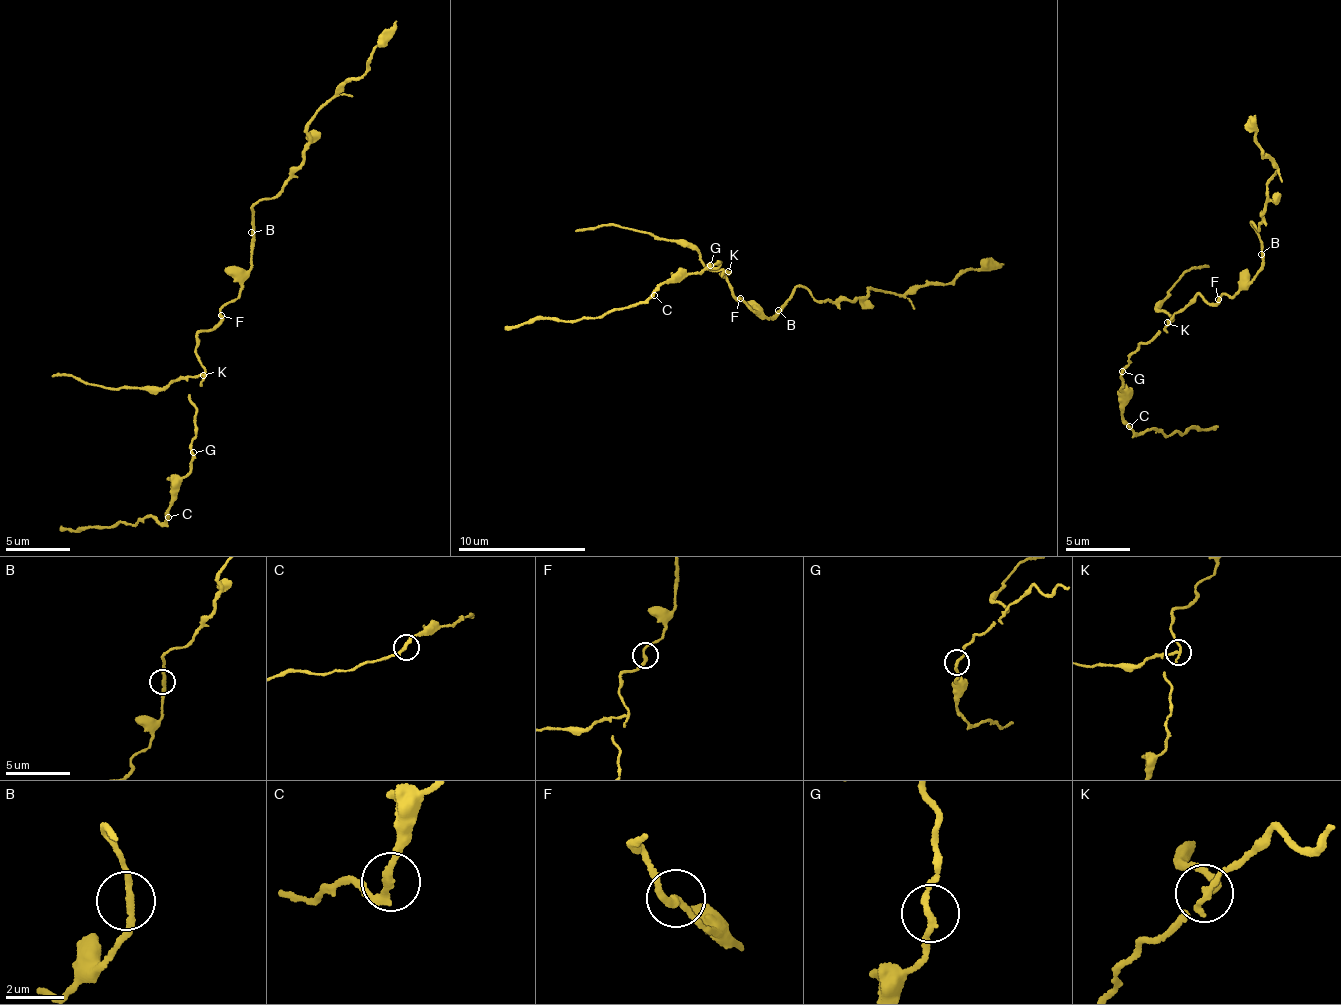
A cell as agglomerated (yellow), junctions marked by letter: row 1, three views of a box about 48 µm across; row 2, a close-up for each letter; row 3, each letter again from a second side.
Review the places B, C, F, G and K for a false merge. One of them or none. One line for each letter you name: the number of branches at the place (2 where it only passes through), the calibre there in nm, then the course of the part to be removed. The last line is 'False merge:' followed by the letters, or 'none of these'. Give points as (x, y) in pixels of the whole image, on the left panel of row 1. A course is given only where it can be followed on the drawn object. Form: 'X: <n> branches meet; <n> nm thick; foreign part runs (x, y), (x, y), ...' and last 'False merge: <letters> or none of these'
K: 2 branches meet; 200 nm thick; foreign part runs (202, 374), (187, 376), (159, 390), (123, 386), (115, 390), (53, 377)
False merge: K

